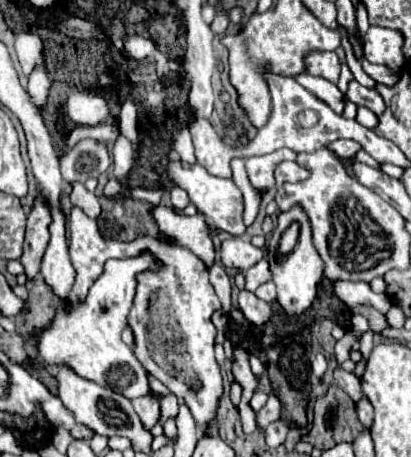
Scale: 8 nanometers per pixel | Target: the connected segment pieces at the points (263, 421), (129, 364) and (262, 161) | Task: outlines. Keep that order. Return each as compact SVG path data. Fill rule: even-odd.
M271 399L271 403L265 405L265 407L257 413L257 425L265 429L269 423L273 423L273 421L277 421L277 419L281 419L281 409L279 409L277 403L273 403L273 399Z
M151 253L131 259L109 259L105 273L89 289L85 303L73 303L71 311L57 307L57 317L49 329L41 333L39 359L35 365L69 365L77 375L109 387L127 399L145 397L151 393L145 367L133 355L133 349L121 341L121 331L127 327L127 315L135 295L135 275L143 269L157 269Z
M279 149L275 153L269 155L261 155L261 157L249 157L245 159L247 165L247 175L251 185L259 191L259 193L267 193L269 189L275 187L275 179L273 179L273 169L277 163L287 161L287 159L295 159L297 153L293 153L291 149Z

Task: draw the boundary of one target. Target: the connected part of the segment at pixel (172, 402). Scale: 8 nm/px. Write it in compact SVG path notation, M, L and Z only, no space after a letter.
M167 395L161 399L161 421L159 423L165 423L169 417L175 417L177 415L177 409L179 409L179 403L177 403L177 397L175 395Z

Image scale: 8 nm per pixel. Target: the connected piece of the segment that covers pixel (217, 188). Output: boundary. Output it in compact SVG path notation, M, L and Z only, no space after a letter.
M171 161L167 173L169 173L169 177L173 179L175 185L183 187L189 193L191 203L199 209L199 213L203 213L205 217L209 217L217 229L227 231L227 233L237 235L237 237L245 233L245 223L243 223L243 195L241 195L241 189L233 183L233 179L215 177L215 175L207 173L205 167L201 167L197 163L189 165L189 163L181 163L181 161L179 163Z

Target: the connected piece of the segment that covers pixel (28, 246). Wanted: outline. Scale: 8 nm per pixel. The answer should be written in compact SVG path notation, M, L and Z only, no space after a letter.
M39 197L35 201L33 211L27 217L27 233L25 233L25 245L23 245L23 257L21 265L25 267L27 279L33 279L39 275L39 265L45 253L45 247L49 243L49 221L51 213L45 205L45 199Z

